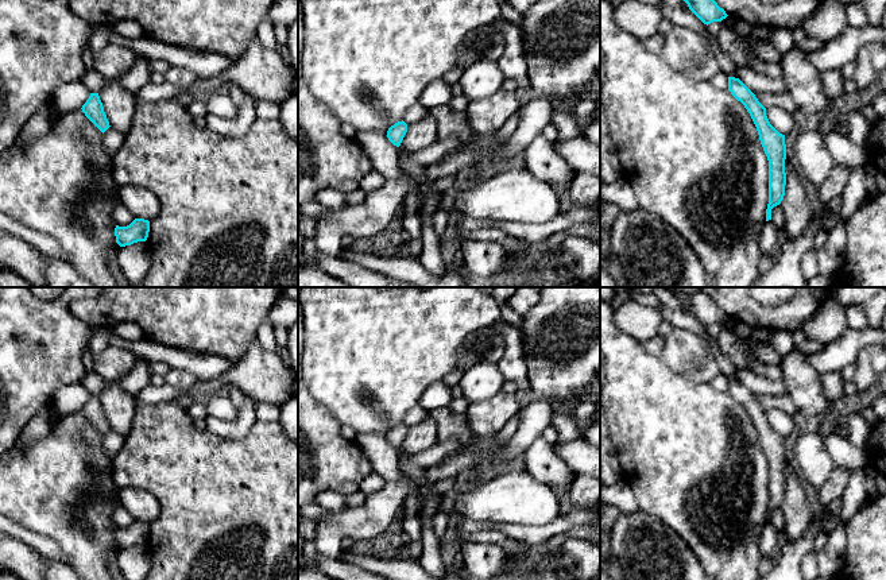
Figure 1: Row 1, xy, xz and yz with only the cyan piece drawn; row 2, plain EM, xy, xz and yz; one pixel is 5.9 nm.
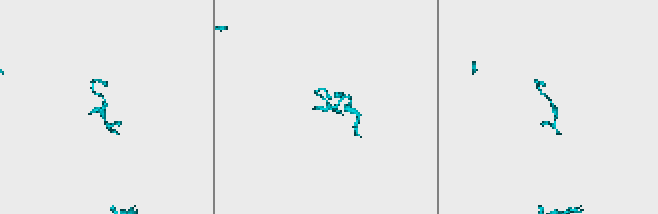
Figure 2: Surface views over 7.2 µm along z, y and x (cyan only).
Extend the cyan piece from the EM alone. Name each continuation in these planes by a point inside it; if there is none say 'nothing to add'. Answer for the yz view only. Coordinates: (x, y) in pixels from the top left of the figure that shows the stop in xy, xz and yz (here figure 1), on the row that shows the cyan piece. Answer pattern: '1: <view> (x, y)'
1: yz (691, 151)

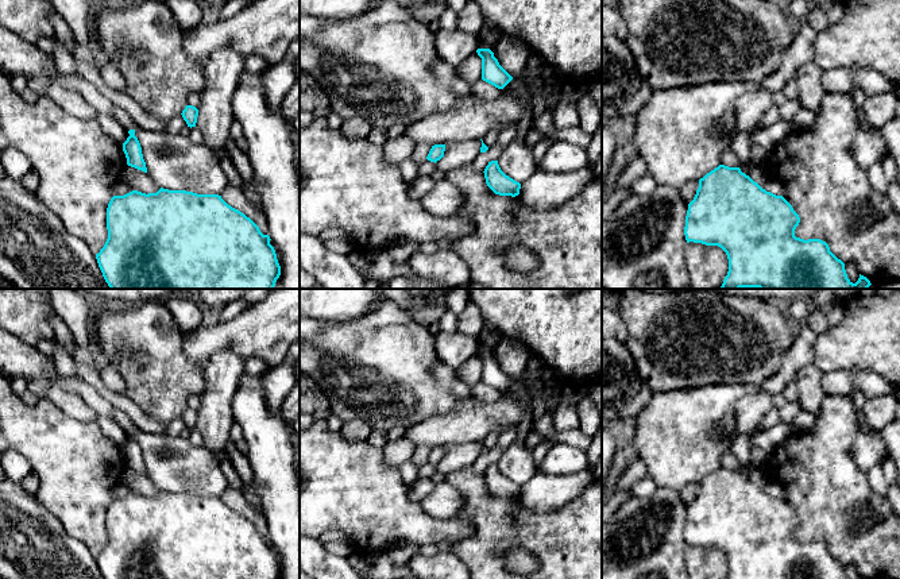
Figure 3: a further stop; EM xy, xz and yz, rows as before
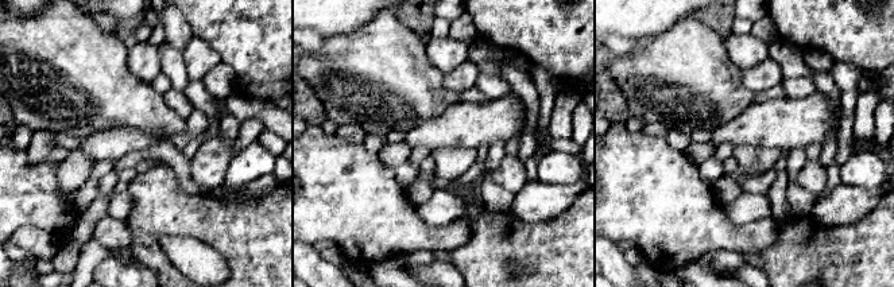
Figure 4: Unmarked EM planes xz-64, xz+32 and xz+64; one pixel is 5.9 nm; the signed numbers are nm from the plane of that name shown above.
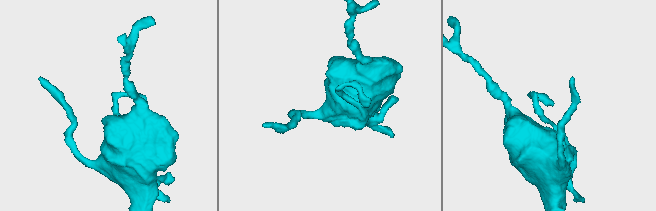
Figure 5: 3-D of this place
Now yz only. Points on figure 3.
nothing to add

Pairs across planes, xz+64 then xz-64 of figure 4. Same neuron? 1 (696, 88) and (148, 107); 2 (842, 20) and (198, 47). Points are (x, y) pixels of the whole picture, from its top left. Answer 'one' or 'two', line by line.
1: one
2: two

